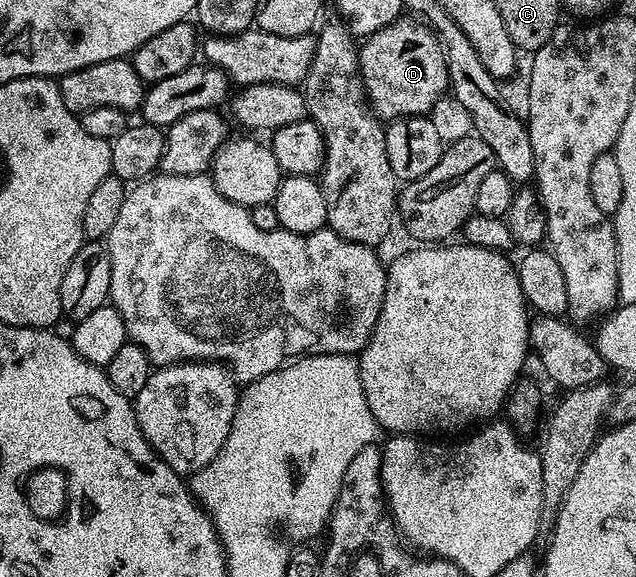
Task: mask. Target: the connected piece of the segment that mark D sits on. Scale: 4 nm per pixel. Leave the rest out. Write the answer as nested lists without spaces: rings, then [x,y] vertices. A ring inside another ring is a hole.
[[[410,17],[400,18],[392,25],[380,29],[375,35],[369,36],[360,47],[360,66],[369,98],[372,100],[372,110],[383,121],[425,116],[437,105],[438,98],[447,94],[450,85],[446,54],[438,43],[438,36],[425,22],[415,21]]]

